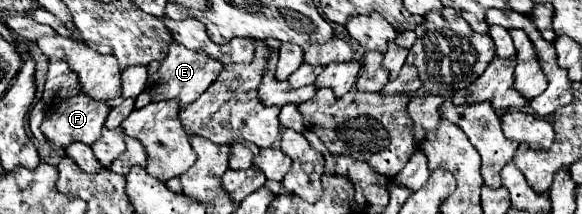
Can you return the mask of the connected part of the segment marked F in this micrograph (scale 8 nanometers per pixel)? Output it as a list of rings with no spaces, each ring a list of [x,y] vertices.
[[[78,93],[64,99],[58,107],[48,109],[40,129],[56,147],[66,147],[66,143],[74,141],[92,145],[100,139],[108,113],[110,107],[104,101]]]

